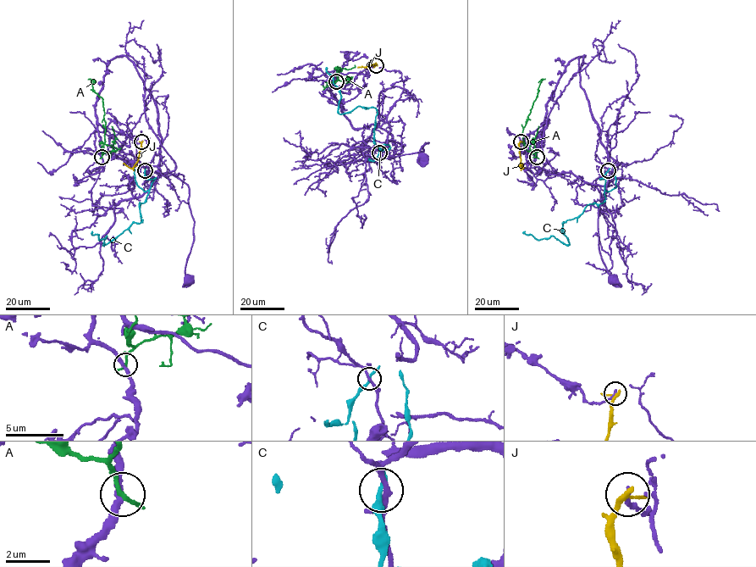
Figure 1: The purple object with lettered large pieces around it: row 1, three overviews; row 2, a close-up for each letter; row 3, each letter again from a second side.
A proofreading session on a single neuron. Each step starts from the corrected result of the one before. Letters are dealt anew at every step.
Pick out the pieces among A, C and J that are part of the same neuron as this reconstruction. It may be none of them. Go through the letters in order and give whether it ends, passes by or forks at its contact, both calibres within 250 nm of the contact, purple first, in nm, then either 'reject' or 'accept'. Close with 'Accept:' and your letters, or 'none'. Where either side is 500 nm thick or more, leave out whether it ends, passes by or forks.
A: it passes by; calibres 300 and 190 nm; reject
C: it passes by; calibres 190 and 200 nm; reject
J: it passes by; calibres 220 and 220 nm; reject
Accept: none

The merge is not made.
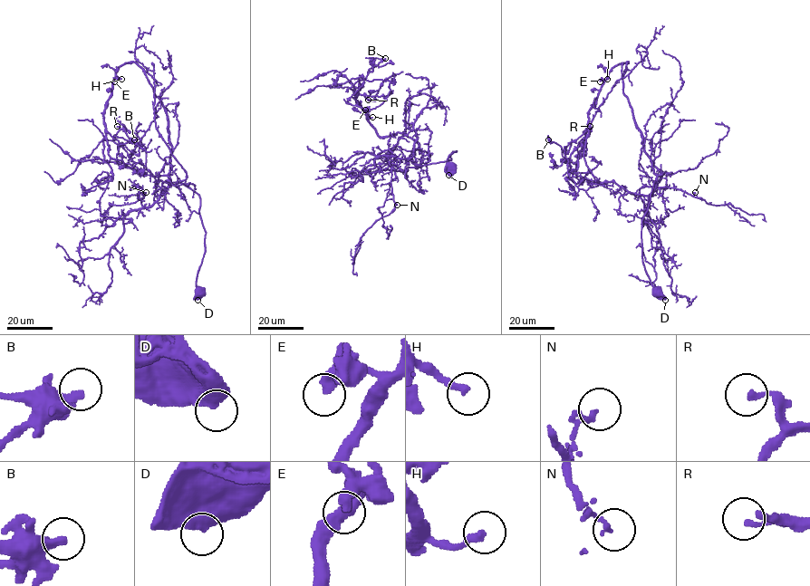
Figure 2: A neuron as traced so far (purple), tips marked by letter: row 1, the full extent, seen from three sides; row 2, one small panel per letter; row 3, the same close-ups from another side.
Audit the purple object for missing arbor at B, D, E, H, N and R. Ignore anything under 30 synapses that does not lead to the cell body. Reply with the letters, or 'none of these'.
H

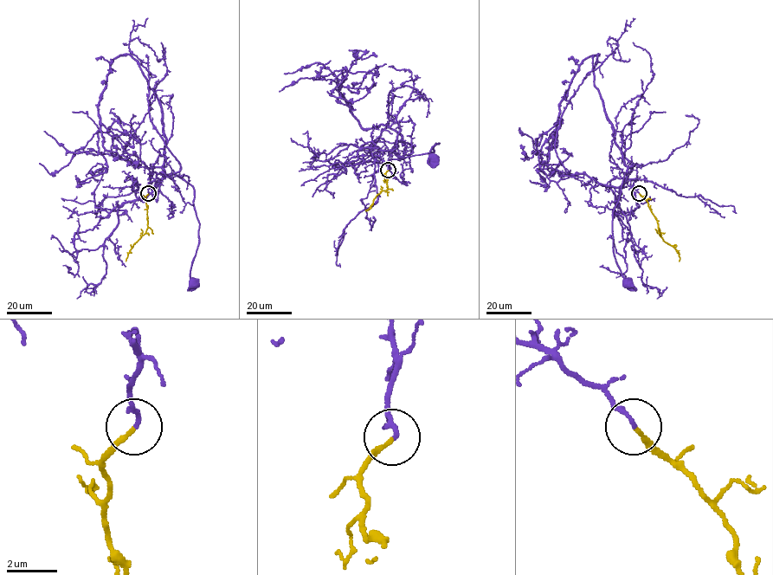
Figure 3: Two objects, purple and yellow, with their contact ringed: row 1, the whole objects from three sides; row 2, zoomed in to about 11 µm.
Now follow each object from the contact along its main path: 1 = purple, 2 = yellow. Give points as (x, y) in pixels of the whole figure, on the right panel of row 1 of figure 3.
1: (639, 193), (626, 183), (621, 187), (625, 173), (619, 202), (612, 213), (612, 245), (621, 273), (628, 283)
2: (639, 193), (657, 221), (660, 235), (678, 252), (679, 261)

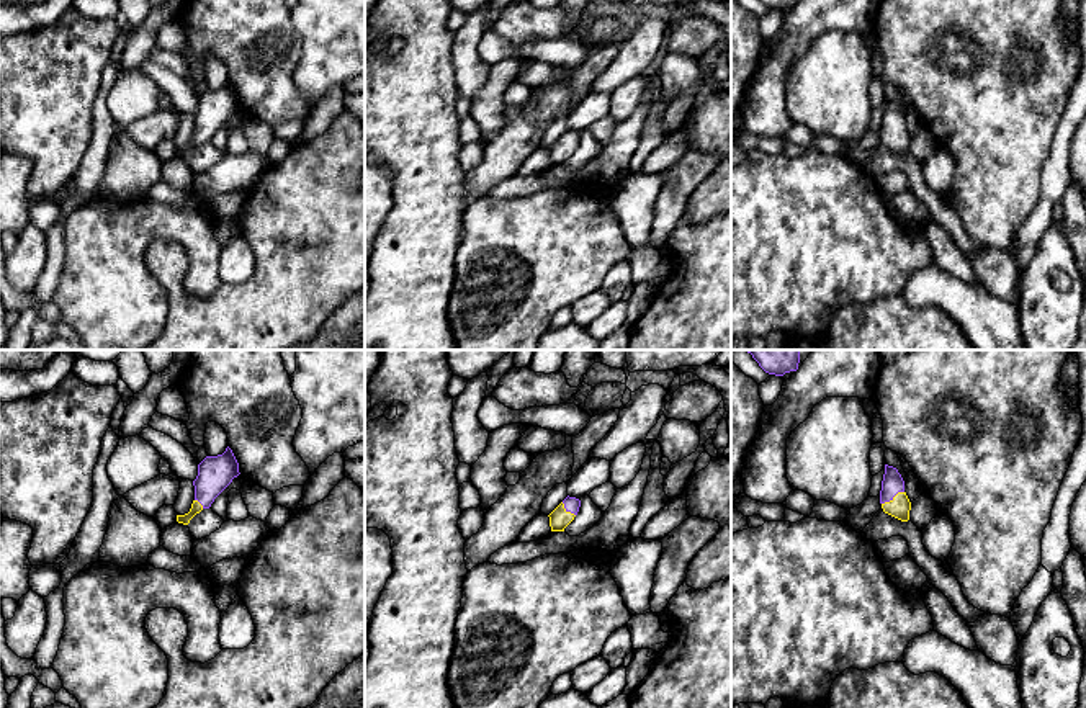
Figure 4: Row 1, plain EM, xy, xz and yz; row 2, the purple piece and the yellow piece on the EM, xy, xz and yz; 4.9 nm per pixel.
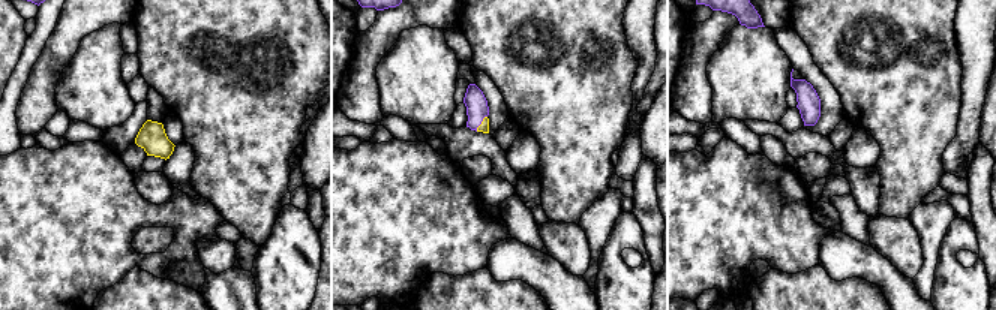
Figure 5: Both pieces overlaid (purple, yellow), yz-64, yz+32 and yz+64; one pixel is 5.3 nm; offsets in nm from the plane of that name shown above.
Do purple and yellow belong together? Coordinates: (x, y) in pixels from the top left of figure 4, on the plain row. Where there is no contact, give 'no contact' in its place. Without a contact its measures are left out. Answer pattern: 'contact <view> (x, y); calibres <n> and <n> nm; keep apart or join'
contact yz (892, 131); calibres 100 and 100 nm; join

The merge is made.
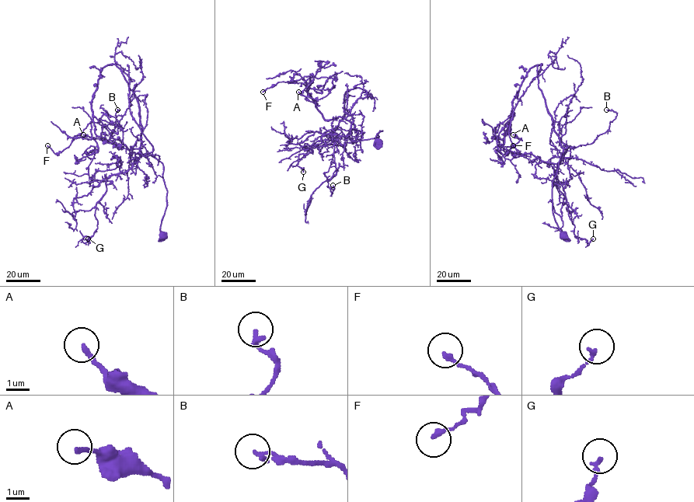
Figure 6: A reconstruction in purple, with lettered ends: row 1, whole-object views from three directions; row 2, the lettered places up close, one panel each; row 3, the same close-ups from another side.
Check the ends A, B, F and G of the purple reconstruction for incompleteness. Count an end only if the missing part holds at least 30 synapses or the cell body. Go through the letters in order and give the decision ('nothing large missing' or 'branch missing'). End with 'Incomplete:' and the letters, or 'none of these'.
A: nothing large missing
B: nothing large missing
F: nothing large missing
G: nothing large missing
Incomplete: none of these

